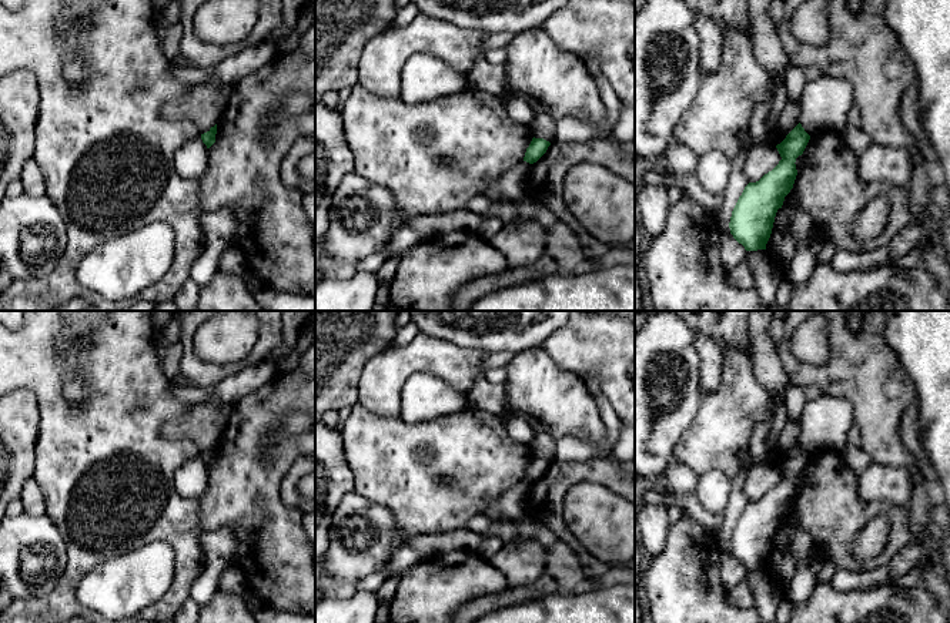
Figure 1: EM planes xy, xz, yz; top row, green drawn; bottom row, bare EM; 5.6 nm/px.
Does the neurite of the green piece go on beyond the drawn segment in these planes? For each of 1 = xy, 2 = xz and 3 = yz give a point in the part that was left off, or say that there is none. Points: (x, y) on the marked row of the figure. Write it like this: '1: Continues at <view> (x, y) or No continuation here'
1: No continuation here
2: No continuation here
3: No continuation here

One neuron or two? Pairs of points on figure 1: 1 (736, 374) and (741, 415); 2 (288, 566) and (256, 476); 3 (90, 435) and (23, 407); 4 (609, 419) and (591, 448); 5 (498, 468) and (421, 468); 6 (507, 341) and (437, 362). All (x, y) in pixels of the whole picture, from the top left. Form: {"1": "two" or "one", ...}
{"1": "one", "2": "one", "3": "two", "4": "one", "5": "one", "6": "two"}

